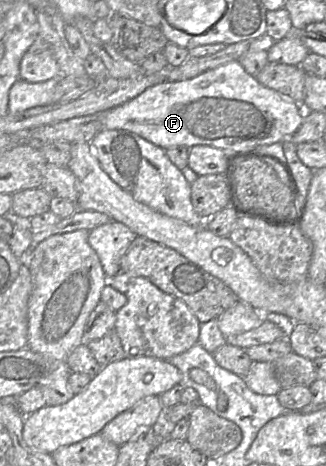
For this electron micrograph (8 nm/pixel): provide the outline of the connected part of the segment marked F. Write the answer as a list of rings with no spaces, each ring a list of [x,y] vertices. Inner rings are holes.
[[[231,61],[191,79],[164,82],[147,88],[135,98],[106,111],[102,129],[126,130],[163,149],[208,145],[233,153],[283,142],[299,129],[304,118],[305,108],[302,105],[262,85],[238,61]]]

